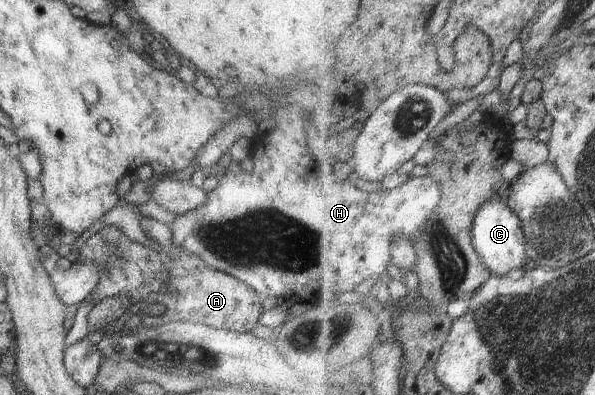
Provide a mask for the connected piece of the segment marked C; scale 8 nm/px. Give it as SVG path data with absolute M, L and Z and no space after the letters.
M498 197L486 201L474 219L473 245L484 259L484 265L494 275L506 276L514 269L522 269L528 263L526 239L518 215L509 204Z

